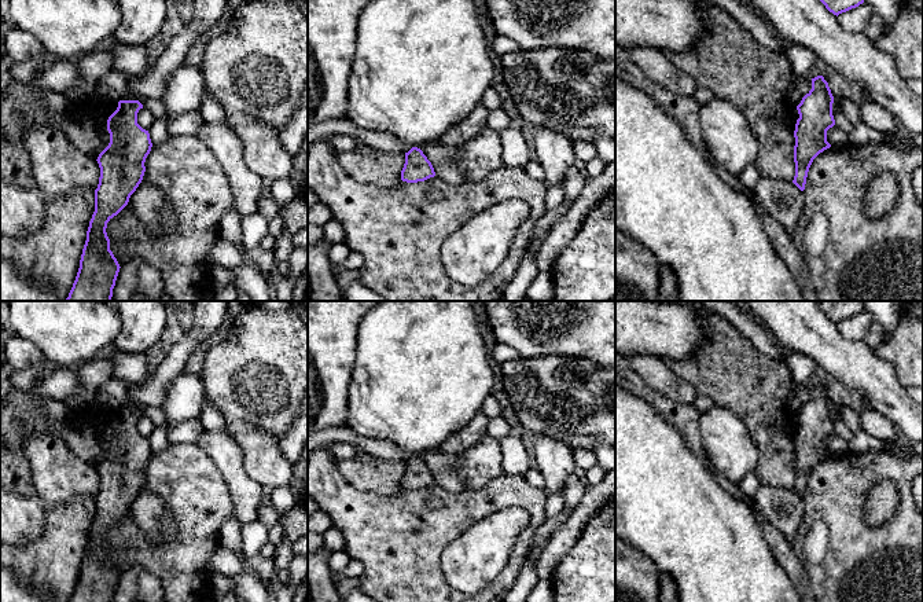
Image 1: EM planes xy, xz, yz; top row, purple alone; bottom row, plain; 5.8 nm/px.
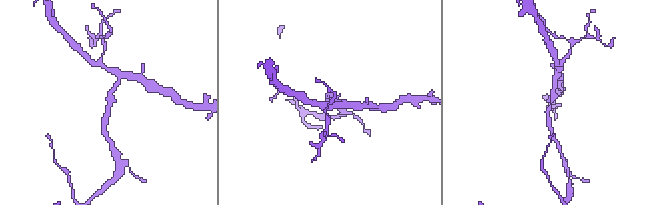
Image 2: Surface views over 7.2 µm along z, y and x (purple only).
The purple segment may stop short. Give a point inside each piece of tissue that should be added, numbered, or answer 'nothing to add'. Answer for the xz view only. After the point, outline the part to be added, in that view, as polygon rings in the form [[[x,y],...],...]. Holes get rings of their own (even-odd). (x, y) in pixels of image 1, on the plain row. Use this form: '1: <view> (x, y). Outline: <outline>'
nothing to add

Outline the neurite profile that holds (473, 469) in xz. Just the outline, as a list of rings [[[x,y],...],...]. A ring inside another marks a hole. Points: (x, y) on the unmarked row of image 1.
[[[347,426],[327,427],[308,437],[308,455],[334,443],[356,444],[360,452],[382,459],[408,460],[412,455],[423,459],[431,470],[435,484],[449,493],[478,491],[504,474],[499,441],[486,434],[475,447],[459,454],[440,449],[409,454],[391,441],[356,436]]]

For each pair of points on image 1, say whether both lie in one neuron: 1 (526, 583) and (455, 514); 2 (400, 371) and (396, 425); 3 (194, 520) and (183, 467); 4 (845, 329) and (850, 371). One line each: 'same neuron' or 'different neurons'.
1: different neurons
2: same neuron
3: same neuron
4: different neurons

